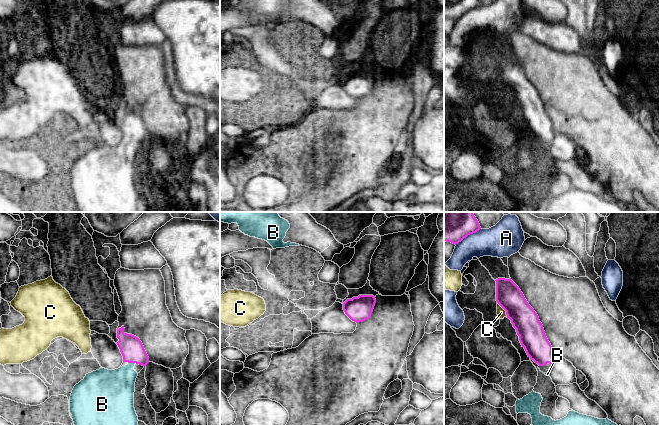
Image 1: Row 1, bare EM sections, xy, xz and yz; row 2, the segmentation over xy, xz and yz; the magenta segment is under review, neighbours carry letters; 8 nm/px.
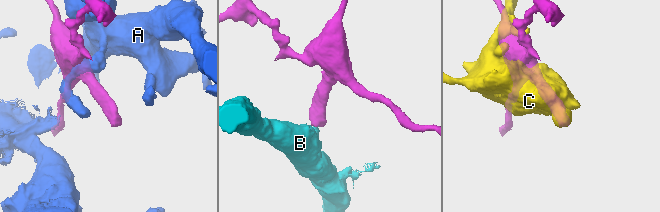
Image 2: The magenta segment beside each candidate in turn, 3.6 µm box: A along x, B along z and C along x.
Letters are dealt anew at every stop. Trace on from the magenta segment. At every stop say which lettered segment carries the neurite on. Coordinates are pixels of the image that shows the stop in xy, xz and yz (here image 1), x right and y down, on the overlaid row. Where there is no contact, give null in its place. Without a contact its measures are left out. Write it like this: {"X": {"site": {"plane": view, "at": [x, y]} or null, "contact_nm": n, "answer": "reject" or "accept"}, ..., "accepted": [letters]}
{"A": {"site": {"plane": "yz", "at": [467, 235]}, "contact_nm": 240, "answer": "reject"}, "B": {"site": {"plane": "xy", "at": [132, 362]}, "contact_nm": 70, "answer": "accept"}, "C": {"site": {"plane": "yz", "at": [503, 308]}, "contact_nm": 150, "answer": "reject"}, "accepted": ["B"]}

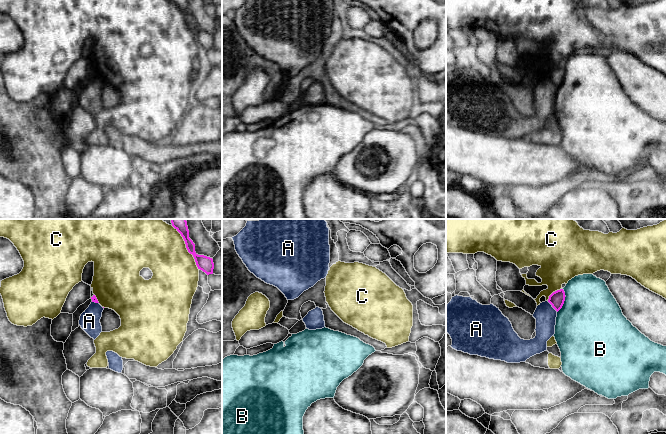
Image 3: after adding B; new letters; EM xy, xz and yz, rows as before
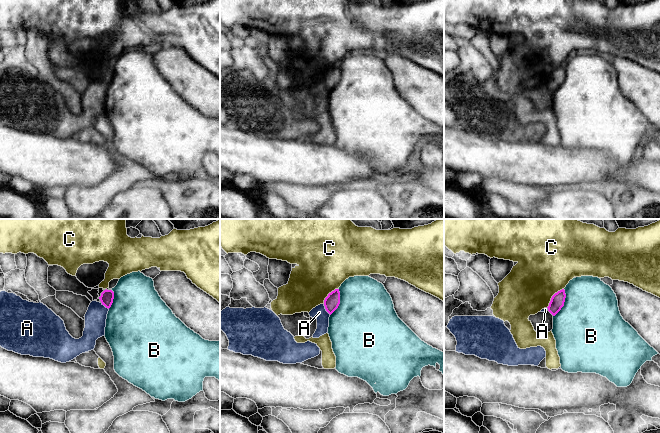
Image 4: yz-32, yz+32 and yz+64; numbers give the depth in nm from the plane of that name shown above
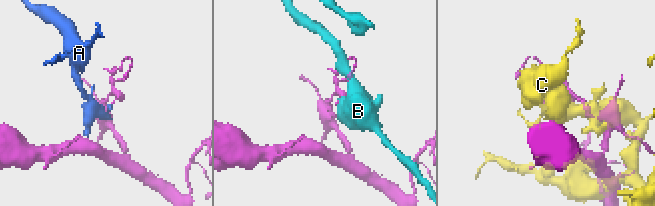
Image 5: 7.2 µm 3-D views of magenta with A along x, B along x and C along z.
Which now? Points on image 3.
{"A": {"site": {"plane": "yz", "at": [552, 306]}, "contact_nm": 120, "answer": "reject"}, "B": {"site": {"plane": "yz", "at": [564, 300]}, "contact_nm": 200, "answer": "reject"}, "C": {"site": {"plane": "xy", "at": [186, 247]}, "contact_nm": 420, "answer": "reject"}, "accepted": []}

